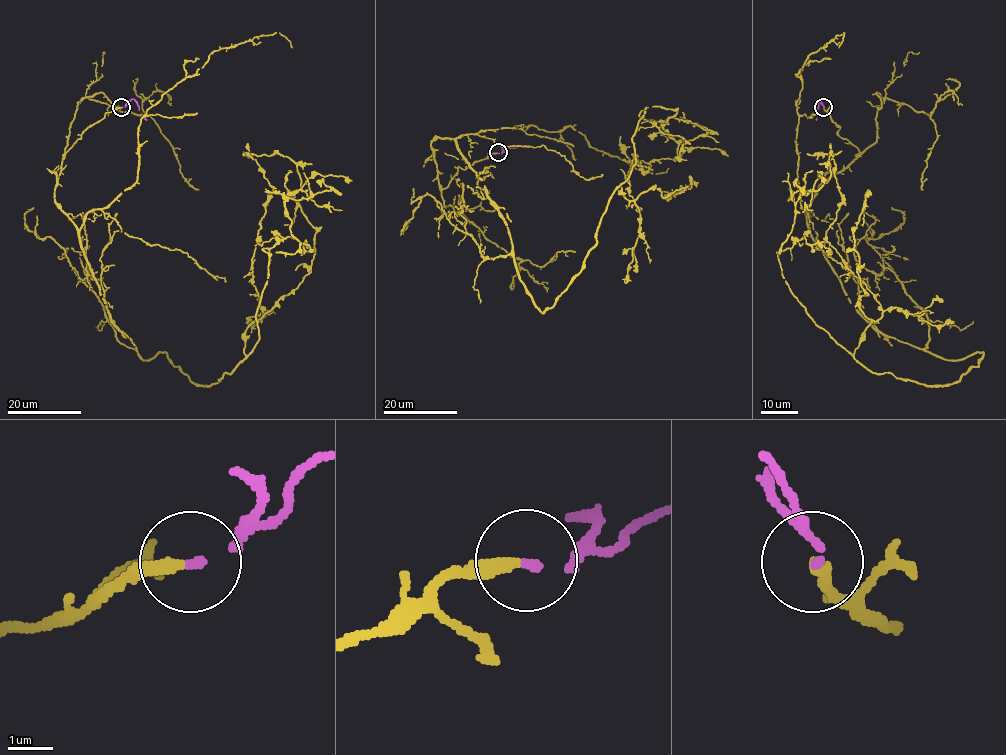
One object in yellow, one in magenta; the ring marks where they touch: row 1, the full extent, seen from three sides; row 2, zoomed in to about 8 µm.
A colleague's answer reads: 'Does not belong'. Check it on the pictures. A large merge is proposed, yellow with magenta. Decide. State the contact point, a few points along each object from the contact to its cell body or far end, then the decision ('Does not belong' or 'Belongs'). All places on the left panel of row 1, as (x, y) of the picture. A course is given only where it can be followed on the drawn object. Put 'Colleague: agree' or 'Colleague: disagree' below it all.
Place: (121, 107). Course of yellow: (121, 107), (54, 199), (143, 360), (204, 385), (245, 357), (252, 156), (301, 180), (276, 252). Course of magenta: (121, 107), (133, 99), (147, 120). Belongs
Colleague: disagree

